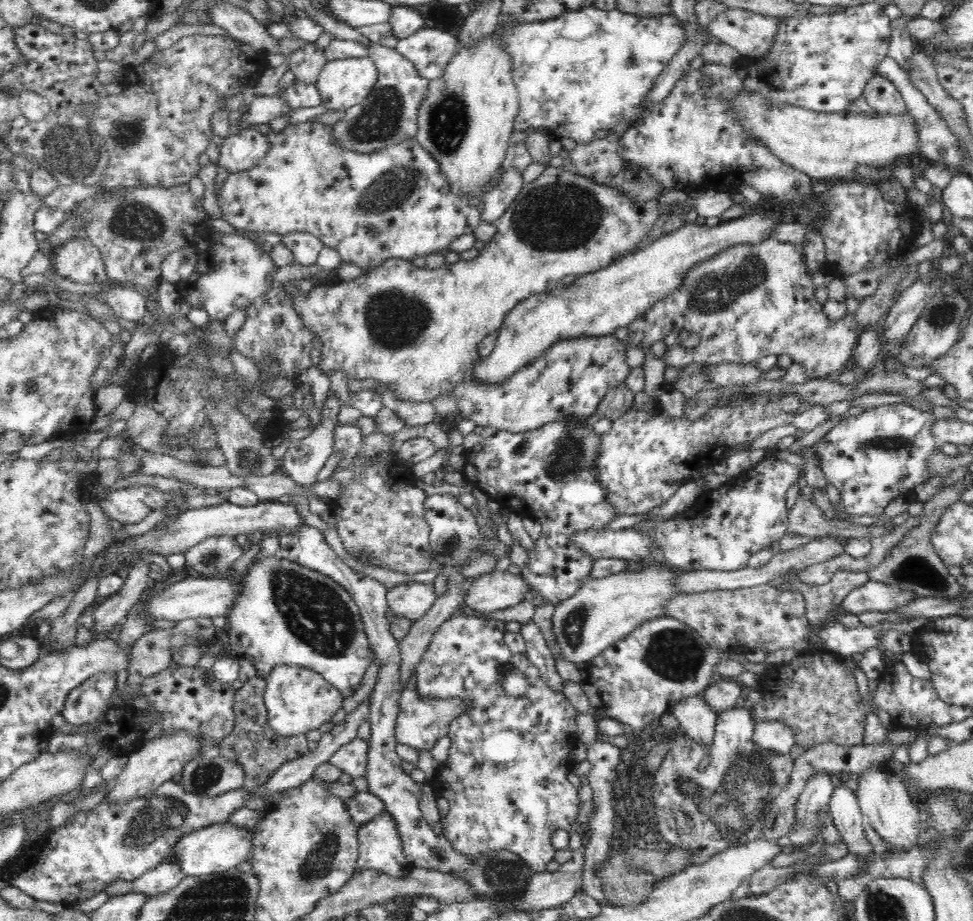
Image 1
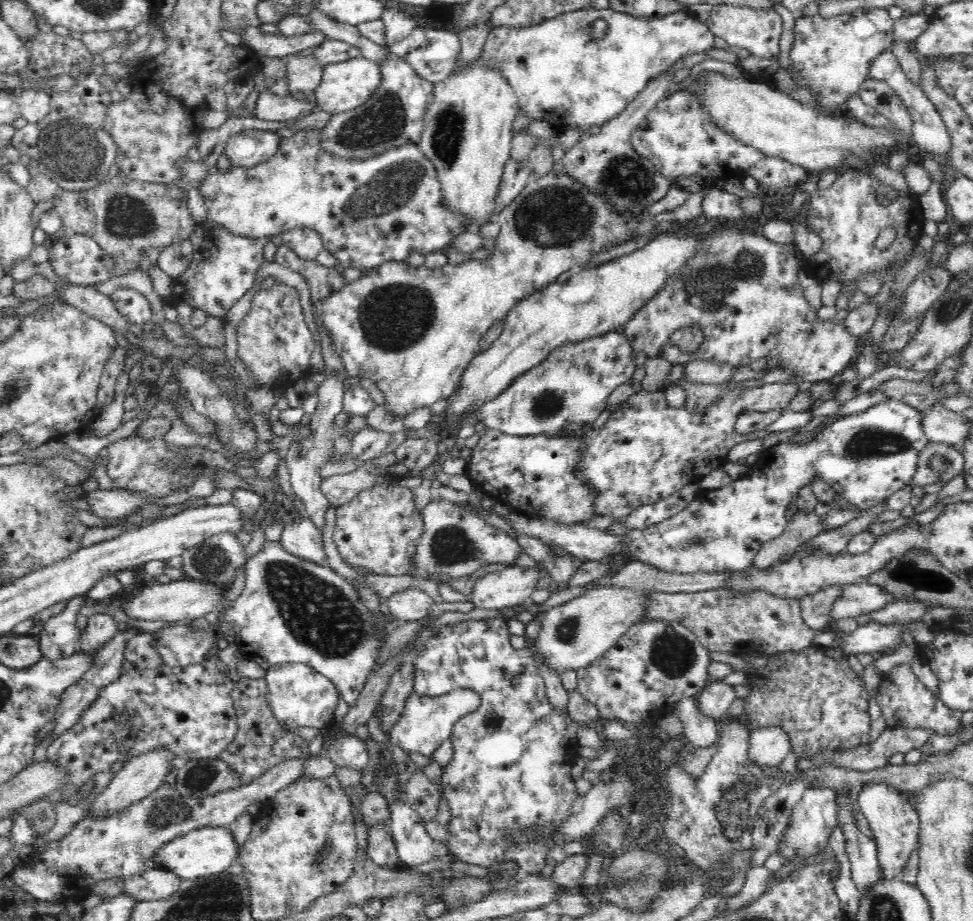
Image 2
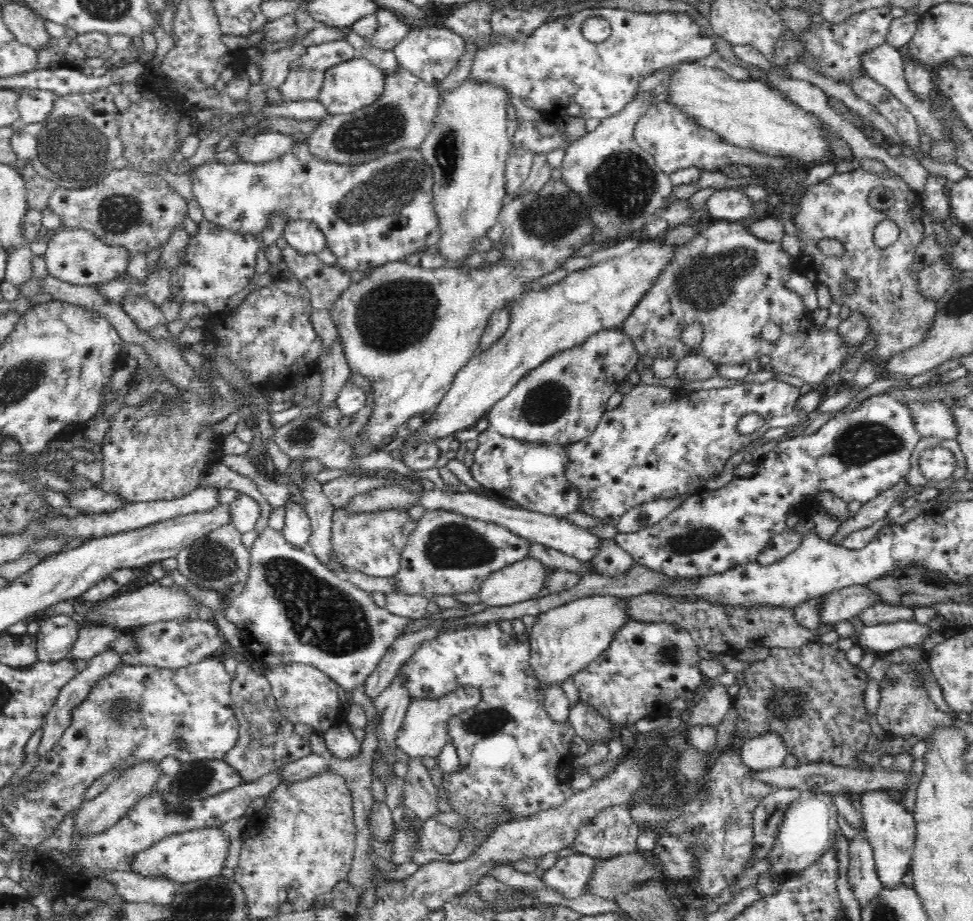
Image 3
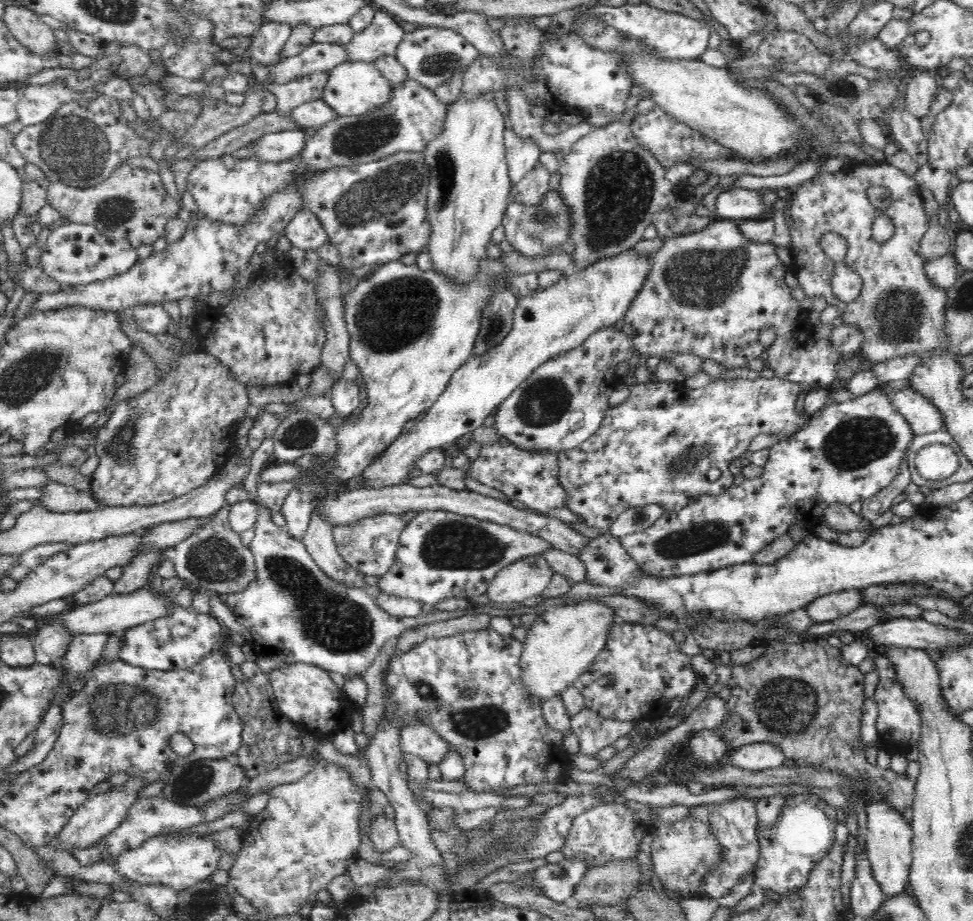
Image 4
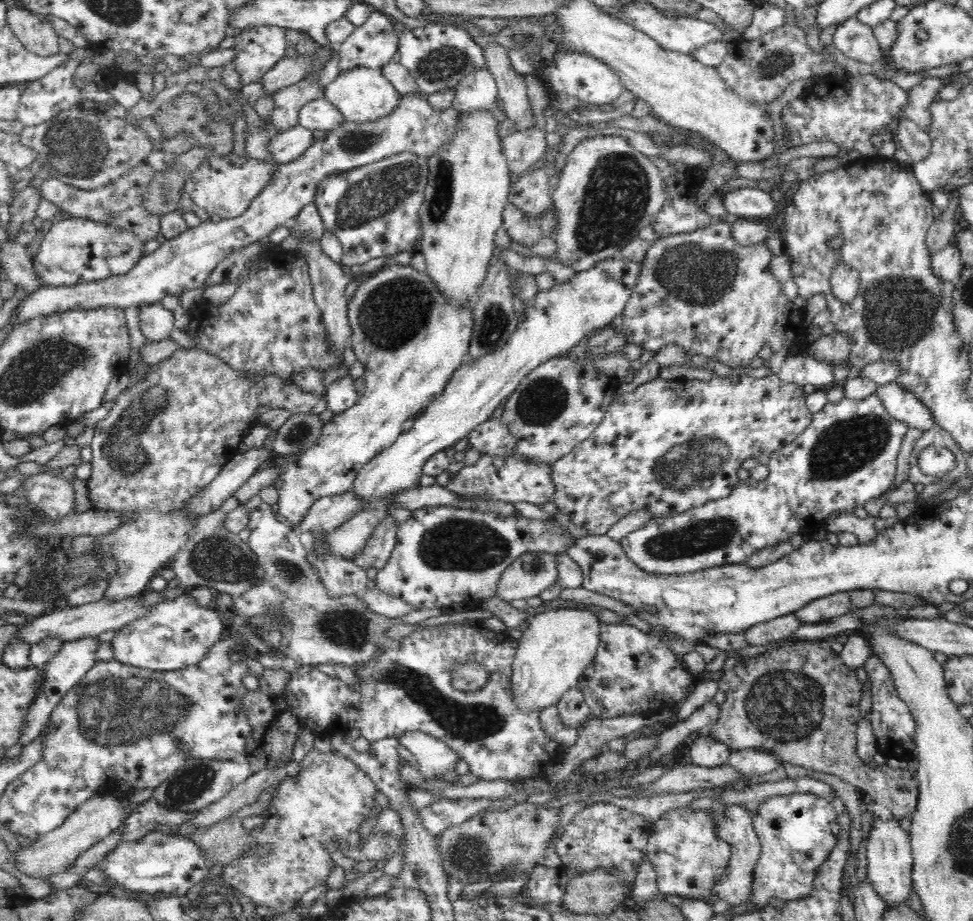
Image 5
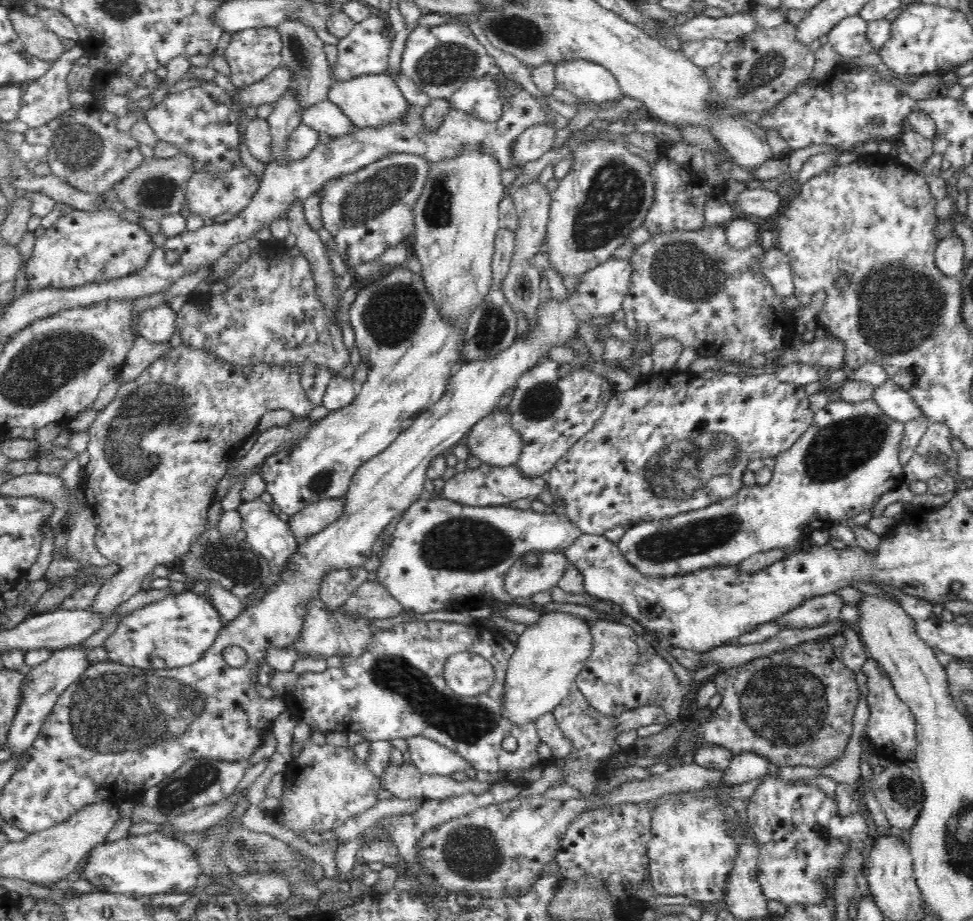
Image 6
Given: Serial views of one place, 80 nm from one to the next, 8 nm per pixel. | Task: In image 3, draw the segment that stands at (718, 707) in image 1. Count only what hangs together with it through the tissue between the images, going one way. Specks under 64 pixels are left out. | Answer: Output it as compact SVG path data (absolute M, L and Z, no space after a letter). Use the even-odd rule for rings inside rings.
M720 684L712 686L704 693L702 699L690 708L688 722L684 728L685 735L690 732L690 728L696 726L715 728L726 718L733 701L727 689Z

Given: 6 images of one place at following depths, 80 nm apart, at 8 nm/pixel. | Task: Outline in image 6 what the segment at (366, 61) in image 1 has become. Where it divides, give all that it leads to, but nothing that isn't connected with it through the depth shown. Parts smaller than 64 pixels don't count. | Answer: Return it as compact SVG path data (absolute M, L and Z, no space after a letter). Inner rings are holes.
M390 73L368 74L348 82L333 82L328 98L352 119L357 128L382 128L402 120L406 122L412 108Z

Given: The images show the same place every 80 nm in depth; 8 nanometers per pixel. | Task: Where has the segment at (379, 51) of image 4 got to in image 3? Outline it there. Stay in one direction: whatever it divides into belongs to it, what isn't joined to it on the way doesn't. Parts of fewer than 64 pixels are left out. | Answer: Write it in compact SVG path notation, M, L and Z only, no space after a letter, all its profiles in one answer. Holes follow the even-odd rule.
M378 8L376 30L364 38L369 46L380 51L393 51L393 48L408 34L410 27L390 10Z

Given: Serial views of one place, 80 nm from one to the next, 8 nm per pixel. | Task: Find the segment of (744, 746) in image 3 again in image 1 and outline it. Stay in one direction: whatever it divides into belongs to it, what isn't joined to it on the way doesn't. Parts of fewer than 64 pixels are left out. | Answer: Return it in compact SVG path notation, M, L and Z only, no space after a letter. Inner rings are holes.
M761 722L753 726L753 744L757 750L765 750L776 756L786 756L790 754L795 738L792 731L781 722Z

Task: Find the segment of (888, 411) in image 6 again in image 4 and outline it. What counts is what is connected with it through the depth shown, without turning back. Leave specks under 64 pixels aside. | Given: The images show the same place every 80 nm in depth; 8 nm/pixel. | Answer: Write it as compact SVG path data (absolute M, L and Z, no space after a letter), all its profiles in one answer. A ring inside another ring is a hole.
M911 387L898 390L891 402L892 407L908 422L914 436L945 429L938 409L934 405L930 405L930 402Z

